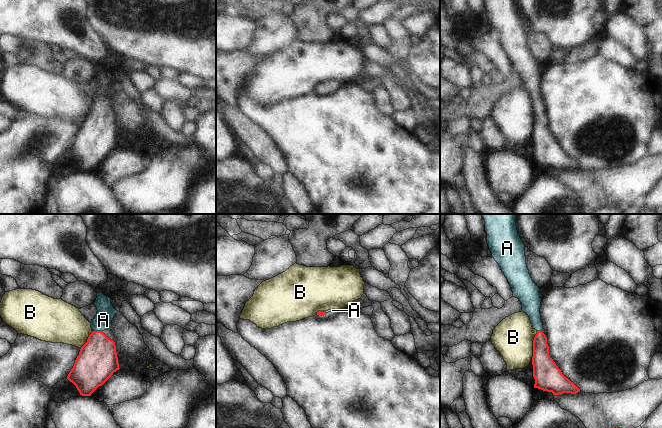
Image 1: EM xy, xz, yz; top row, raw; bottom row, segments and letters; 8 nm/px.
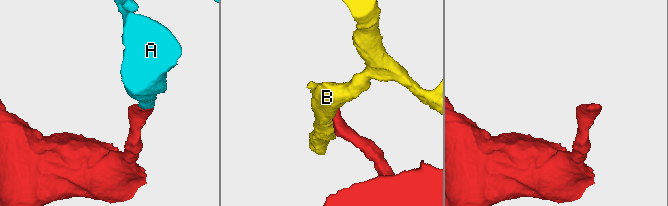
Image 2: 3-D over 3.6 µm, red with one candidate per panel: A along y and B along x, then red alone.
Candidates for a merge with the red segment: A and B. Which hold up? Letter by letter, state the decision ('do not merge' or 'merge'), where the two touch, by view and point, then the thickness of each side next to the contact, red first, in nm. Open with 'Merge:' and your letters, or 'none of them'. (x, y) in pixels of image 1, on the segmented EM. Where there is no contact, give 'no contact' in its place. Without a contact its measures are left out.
Merge: A
A: merge | xy (98, 331) | 320/140 nm
B: do not merge | yz (533, 346) | 220/320 nm

